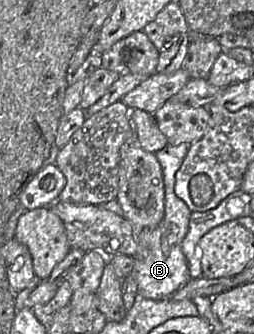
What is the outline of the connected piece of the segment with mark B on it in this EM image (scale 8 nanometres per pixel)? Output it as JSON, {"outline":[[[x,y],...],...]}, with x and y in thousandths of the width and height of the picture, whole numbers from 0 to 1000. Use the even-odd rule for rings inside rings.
{"outline":[[[752,431],[701,437],[657,434],[614,458],[642,515],[650,569],[650,629],[634,665],[602,683],[543,692],[543,719],[567,740],[567,766],[528,775],[512,817],[539,850],[539,880],[598,895],[642,898],[673,892],[709,862],[752,835],[732,769],[717,751],[717,722],[740,695],[752,632],[736,614],[697,590],[685,572],[689,524],[713,500]]]}

